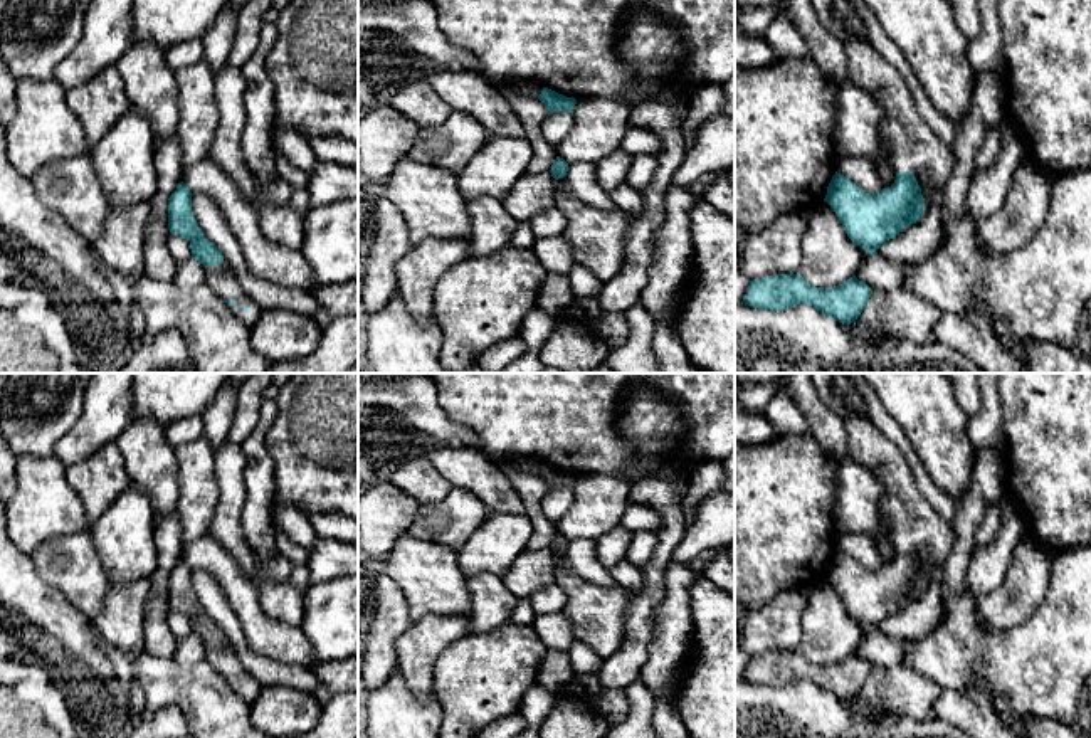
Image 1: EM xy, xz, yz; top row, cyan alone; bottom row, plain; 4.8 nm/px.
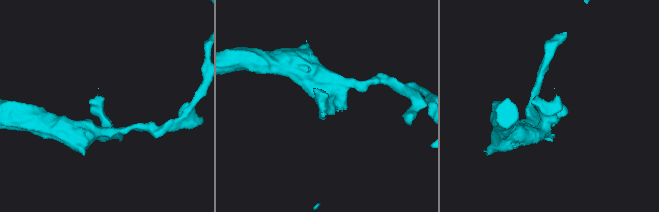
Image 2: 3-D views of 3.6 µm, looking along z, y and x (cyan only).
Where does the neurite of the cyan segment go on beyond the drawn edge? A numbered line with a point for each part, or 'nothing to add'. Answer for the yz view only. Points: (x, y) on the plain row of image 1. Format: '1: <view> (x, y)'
1: yz (911, 521)

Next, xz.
1: xz (597, 614)

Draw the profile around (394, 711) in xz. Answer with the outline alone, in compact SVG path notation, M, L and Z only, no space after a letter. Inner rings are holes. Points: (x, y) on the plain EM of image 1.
M397 669L366 699L366 738L440 738L442 708L435 696L420 699Z

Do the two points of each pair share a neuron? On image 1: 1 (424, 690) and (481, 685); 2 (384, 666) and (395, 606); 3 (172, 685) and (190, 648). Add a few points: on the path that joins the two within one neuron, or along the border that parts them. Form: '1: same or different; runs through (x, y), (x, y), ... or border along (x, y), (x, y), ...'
1: different; border along (441, 651), (432, 671), (431, 693)
2: same; runs through (384, 651), (384, 631), (390, 621)
3: different; border along (173, 658), (182, 664), (204, 661)

